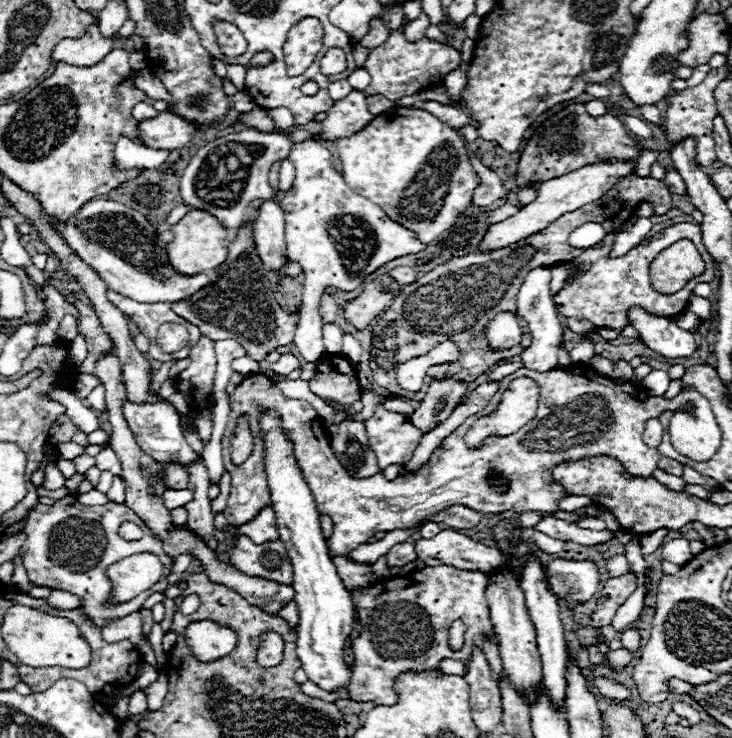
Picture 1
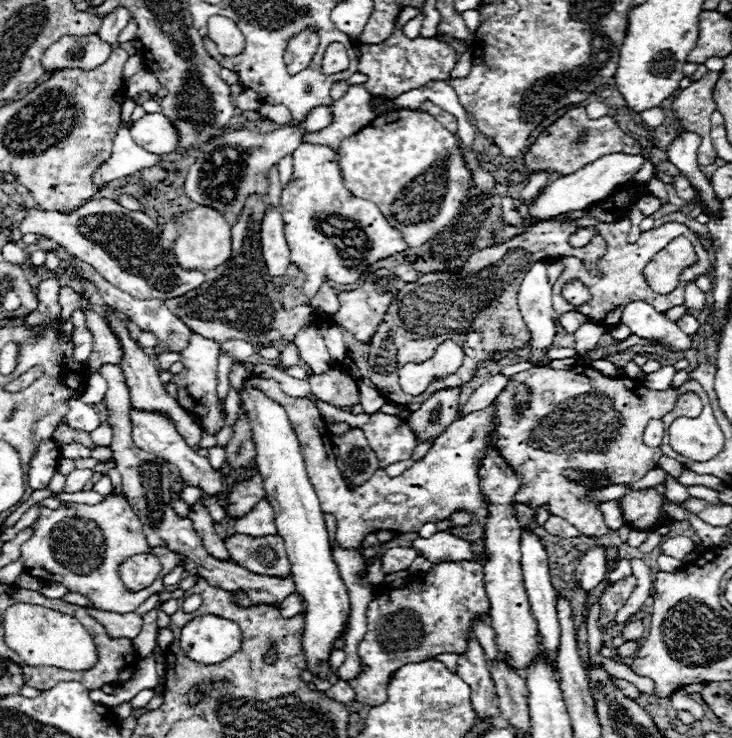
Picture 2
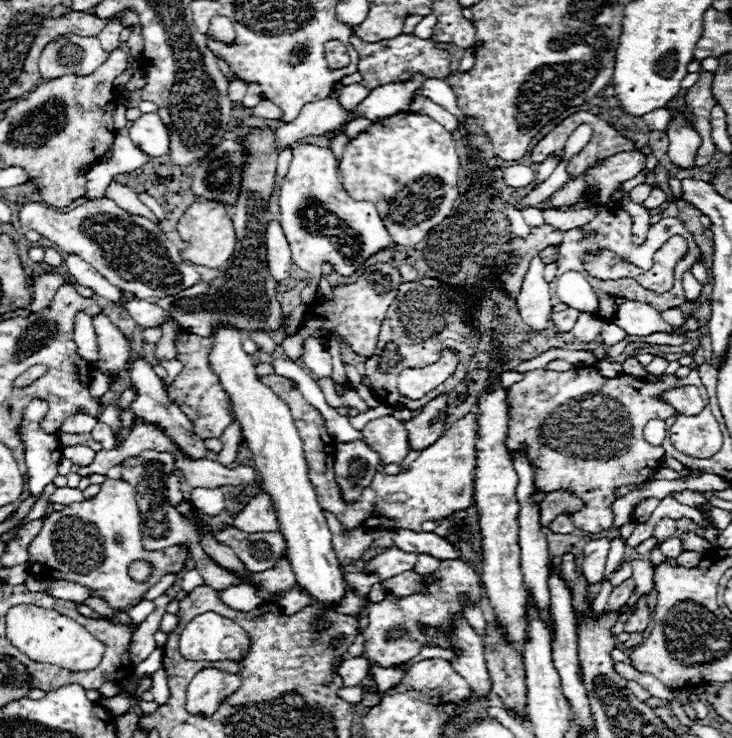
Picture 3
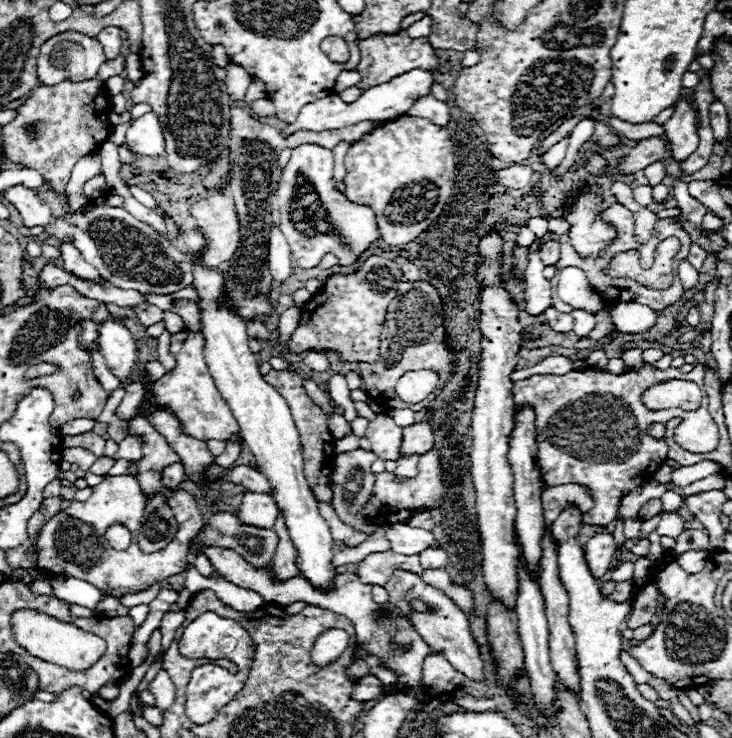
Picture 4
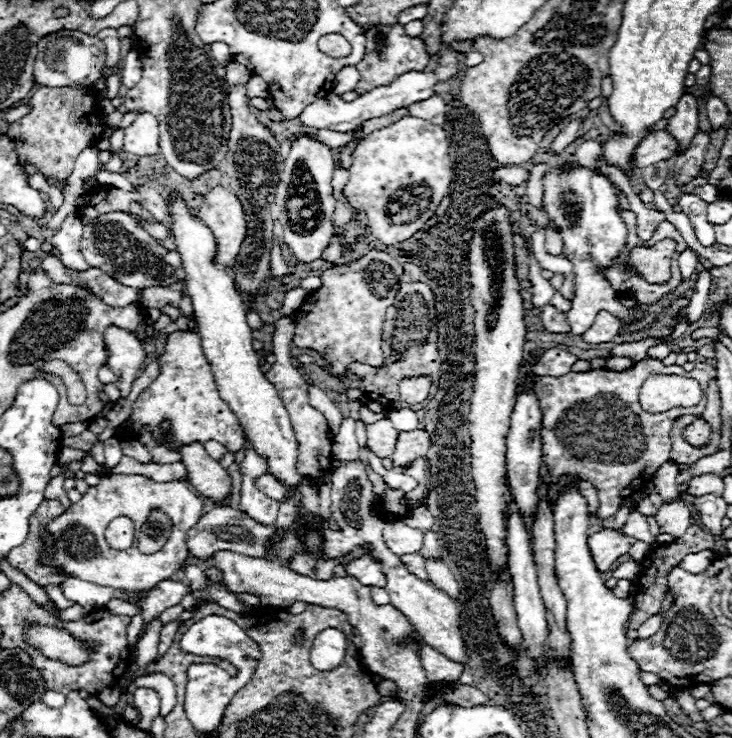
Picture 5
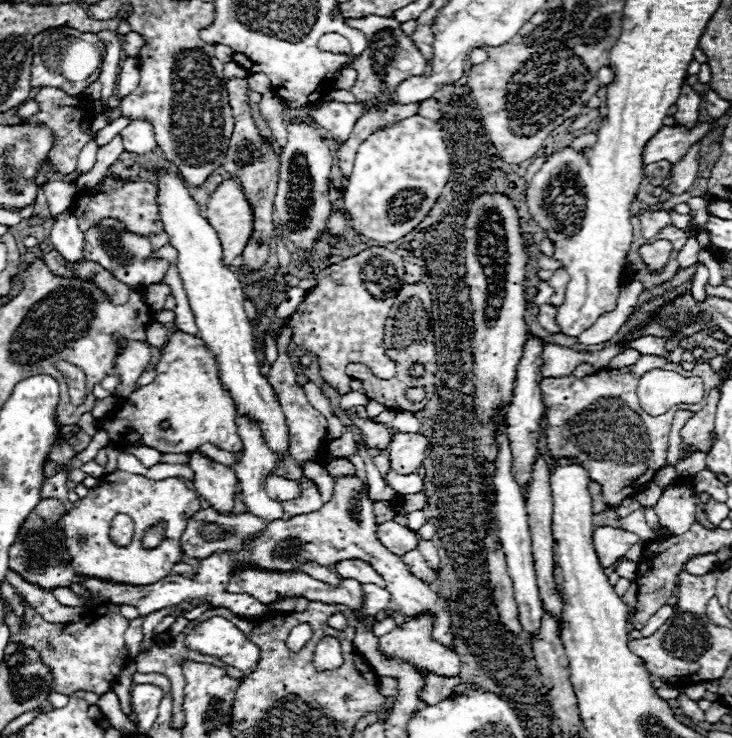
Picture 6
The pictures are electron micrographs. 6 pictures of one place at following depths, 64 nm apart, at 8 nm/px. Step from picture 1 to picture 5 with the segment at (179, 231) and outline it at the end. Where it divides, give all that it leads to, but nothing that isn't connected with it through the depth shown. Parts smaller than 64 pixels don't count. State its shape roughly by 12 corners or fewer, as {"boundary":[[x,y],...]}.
{"boundary":[[212,188],[198,218],[218,242],[218,264],[232,262],[246,236],[240,198]]}

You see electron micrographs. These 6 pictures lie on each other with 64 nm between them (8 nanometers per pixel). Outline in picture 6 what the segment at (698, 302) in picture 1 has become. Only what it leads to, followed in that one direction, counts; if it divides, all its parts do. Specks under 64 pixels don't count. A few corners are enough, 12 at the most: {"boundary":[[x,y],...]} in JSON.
{"boundary":[[690,238],[678,252],[678,264],[682,268],[698,262],[698,240]]}

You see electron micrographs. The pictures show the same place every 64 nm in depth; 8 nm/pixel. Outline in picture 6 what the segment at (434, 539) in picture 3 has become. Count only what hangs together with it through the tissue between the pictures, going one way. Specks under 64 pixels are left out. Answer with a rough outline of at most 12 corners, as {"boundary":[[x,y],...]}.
{"boundary":[[396,522],[378,526],[378,538],[393,554],[403,556],[416,548],[412,530]]}

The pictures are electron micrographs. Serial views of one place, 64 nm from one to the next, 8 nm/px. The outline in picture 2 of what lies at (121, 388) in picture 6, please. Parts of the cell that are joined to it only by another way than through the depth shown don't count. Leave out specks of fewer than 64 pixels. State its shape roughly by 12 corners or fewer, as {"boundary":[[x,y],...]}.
{"boundary":[[84,310],[94,336],[86,374],[120,364],[122,346],[106,318]]}

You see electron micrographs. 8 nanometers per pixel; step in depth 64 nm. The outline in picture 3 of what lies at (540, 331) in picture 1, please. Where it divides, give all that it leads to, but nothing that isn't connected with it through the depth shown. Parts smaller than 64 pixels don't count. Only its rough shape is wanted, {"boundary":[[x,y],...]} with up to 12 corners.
{"boundary":[[536,256],[518,294],[524,322],[550,326],[550,286]]}

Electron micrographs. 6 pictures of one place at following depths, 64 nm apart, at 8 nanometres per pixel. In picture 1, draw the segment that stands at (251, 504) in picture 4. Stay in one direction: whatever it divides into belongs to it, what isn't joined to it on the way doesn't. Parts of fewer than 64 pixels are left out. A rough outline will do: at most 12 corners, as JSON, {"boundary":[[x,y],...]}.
{"boundary":[[262,508],[238,532],[254,544],[278,540],[274,510]]}

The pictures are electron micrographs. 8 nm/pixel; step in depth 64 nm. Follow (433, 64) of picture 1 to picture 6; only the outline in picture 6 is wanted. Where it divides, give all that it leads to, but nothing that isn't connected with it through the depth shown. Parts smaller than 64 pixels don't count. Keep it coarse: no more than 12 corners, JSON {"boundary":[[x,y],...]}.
{"boundary":[[382,16],[346,18],[364,32],[368,48],[348,62],[358,72],[356,102],[392,102],[426,60]]}

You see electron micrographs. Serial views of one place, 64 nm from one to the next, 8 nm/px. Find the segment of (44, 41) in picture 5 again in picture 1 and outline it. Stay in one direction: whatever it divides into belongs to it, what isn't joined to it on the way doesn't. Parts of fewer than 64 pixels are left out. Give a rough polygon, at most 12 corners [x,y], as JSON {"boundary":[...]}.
{"boundary":[[98,26],[82,38],[64,38],[52,62],[92,66],[112,52],[114,38]]}

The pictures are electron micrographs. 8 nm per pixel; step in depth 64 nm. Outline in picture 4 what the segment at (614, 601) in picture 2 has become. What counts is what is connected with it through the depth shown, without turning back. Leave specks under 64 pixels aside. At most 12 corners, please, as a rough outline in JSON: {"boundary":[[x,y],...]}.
{"boundary":[[632,580],[616,584],[610,596],[616,602],[624,602],[632,596]]}

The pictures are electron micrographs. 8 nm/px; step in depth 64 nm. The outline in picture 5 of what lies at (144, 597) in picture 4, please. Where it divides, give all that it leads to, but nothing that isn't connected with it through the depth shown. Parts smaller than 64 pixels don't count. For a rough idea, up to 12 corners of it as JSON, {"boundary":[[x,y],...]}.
{"boundary":[[72,578],[62,582],[66,598],[88,612],[110,598],[132,602],[120,590]]}

